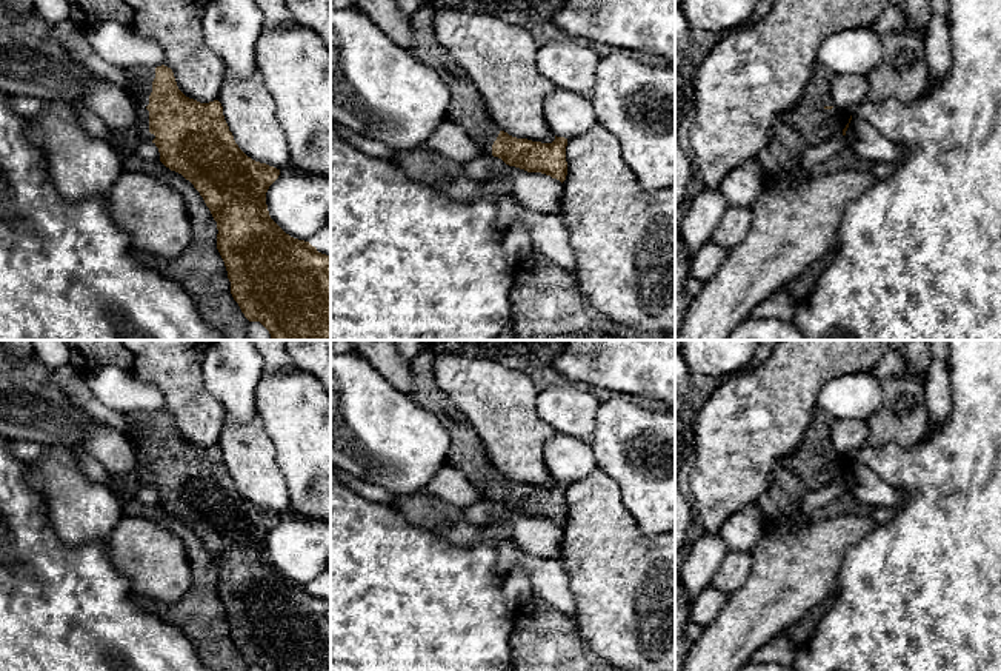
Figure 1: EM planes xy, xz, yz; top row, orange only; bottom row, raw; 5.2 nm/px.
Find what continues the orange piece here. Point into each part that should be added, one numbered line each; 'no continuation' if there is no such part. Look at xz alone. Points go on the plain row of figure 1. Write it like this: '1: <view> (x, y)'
1: xz (466, 454)

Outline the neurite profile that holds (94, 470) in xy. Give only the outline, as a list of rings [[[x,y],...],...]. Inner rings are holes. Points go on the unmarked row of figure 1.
[[[80,451],[78,456],[77,456],[77,460],[78,460],[78,466],[81,468],[81,471],[86,474],[86,477],[91,482],[95,482],[95,483],[111,483],[109,472],[92,456]]]

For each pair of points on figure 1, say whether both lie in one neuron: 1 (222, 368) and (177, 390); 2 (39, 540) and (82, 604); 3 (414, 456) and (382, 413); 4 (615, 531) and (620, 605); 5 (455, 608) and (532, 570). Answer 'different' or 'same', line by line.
1: different
2: same
3: same
4: same
5: different

